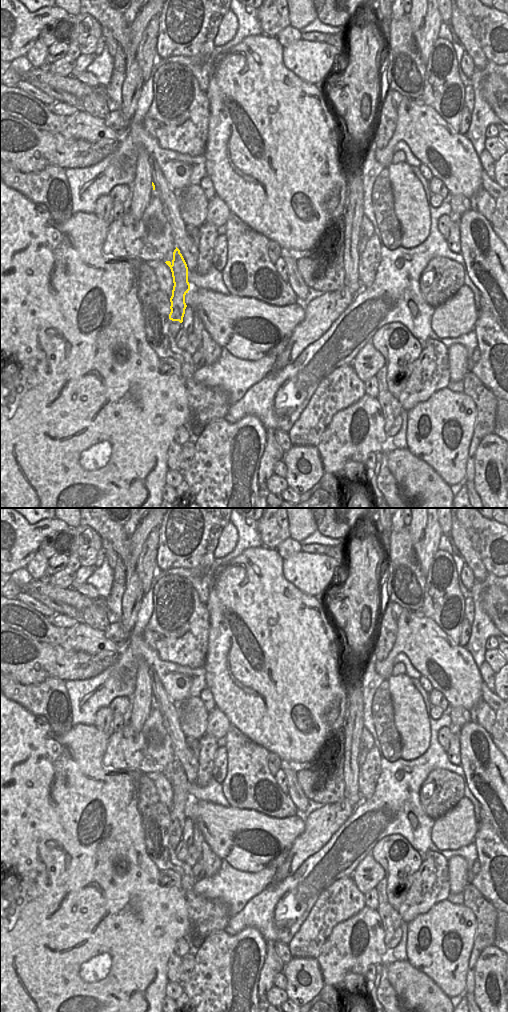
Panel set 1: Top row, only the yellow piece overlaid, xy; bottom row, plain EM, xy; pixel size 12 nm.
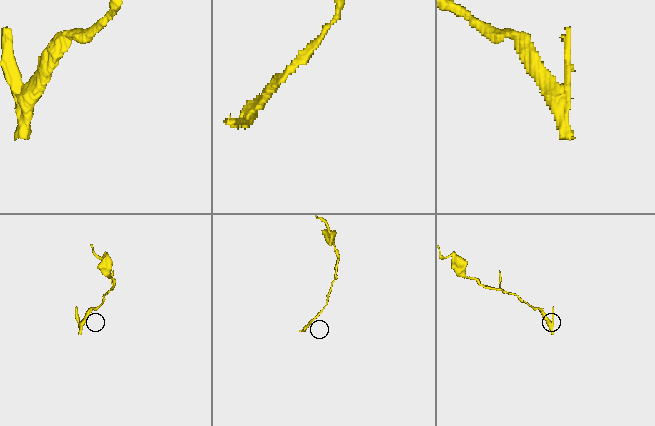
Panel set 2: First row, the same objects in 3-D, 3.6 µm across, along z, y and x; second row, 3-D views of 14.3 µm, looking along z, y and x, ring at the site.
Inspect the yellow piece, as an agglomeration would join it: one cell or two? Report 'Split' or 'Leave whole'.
Split.

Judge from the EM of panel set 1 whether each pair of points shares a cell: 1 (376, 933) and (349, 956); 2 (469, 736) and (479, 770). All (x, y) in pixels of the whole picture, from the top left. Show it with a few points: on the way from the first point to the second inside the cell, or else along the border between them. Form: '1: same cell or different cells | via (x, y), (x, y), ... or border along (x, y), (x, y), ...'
1: same cell | via (369, 941), (365, 951), (357, 957)
2: same cell | via (471, 744), (474, 755), (479, 762)

